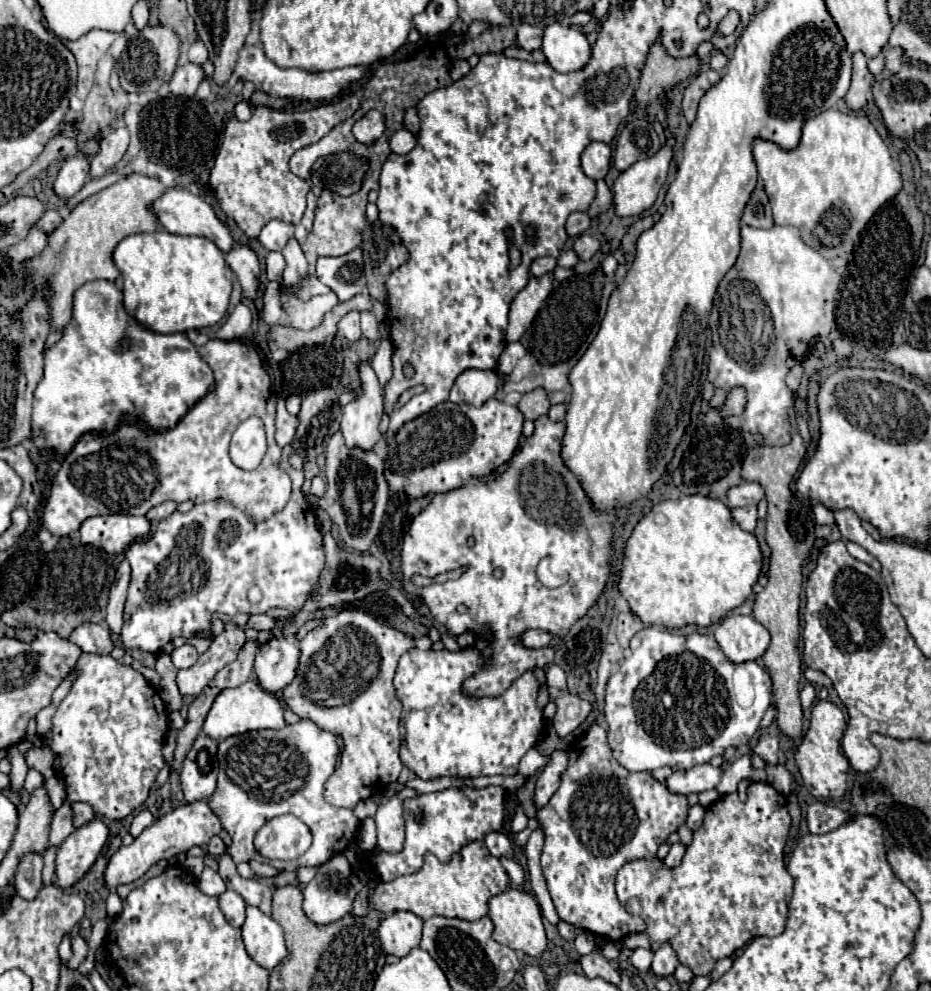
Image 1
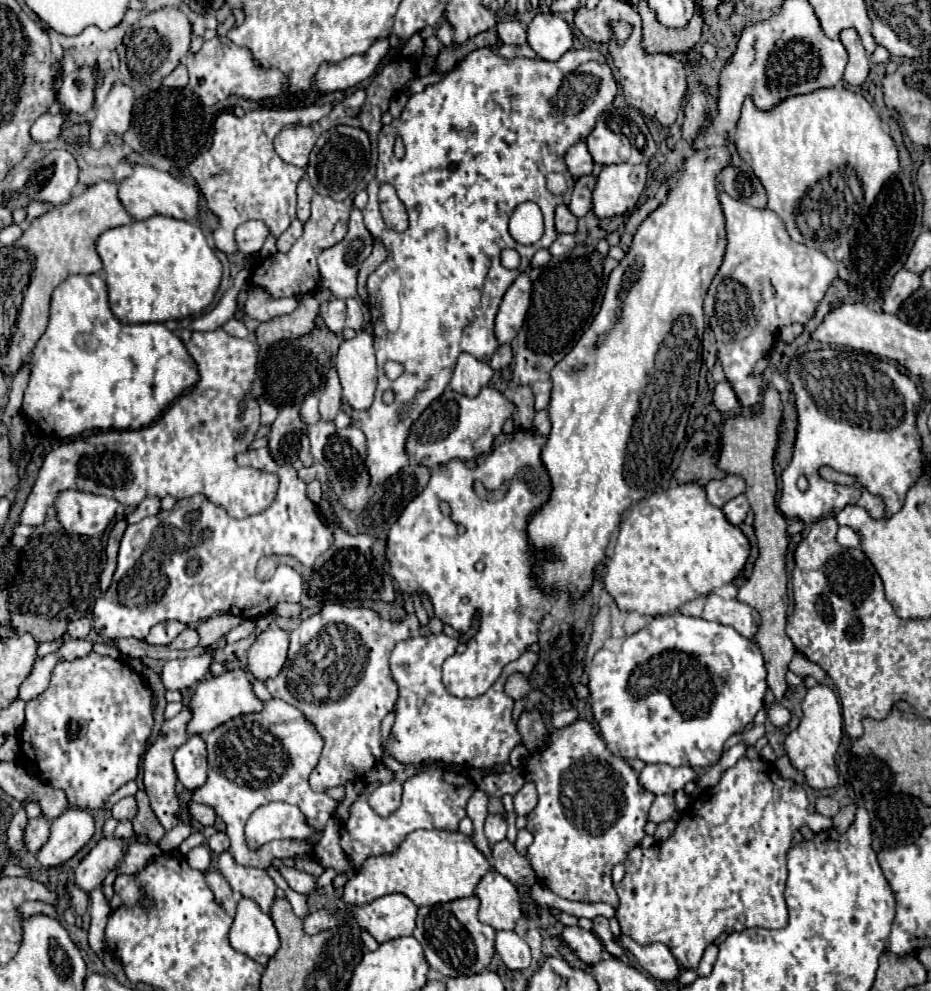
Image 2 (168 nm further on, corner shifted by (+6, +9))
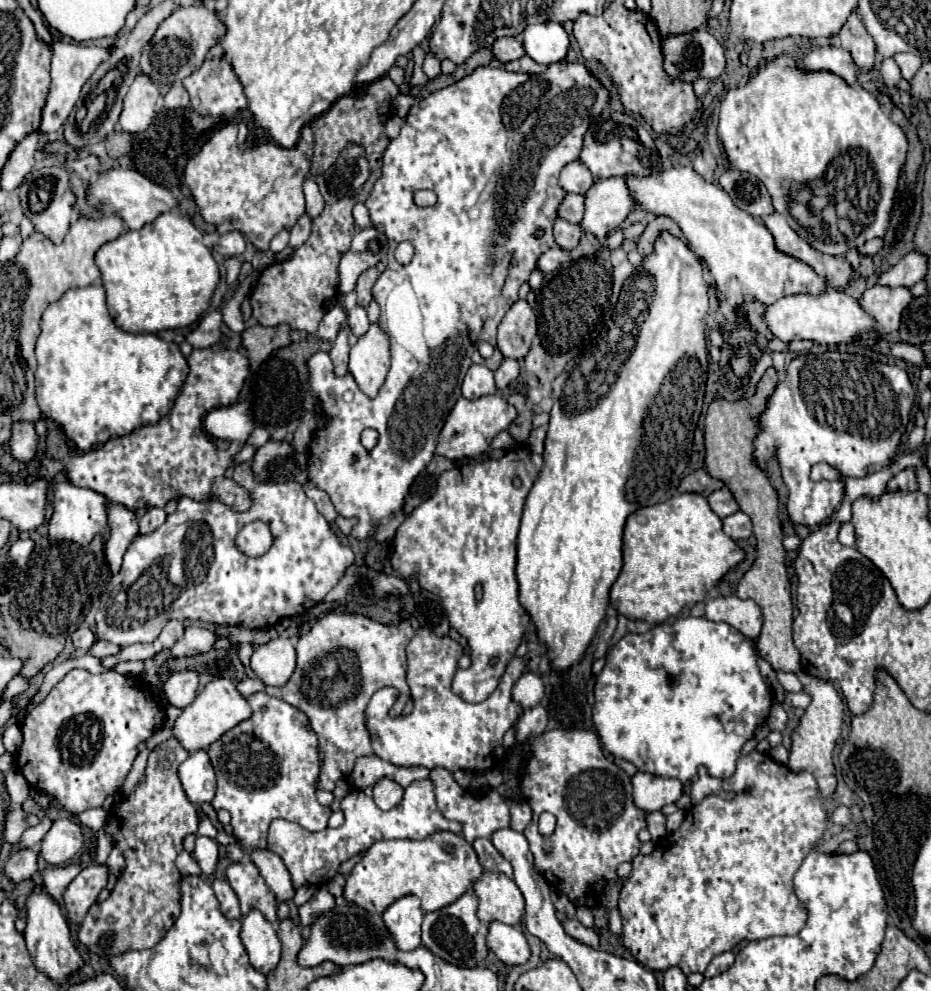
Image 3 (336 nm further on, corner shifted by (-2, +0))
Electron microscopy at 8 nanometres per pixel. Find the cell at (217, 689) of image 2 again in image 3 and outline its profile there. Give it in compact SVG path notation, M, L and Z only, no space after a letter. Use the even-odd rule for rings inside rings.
M216 678L212 682L208 682L196 696L196 700L192 704L188 704L182 714L176 718L176 724L172 728L174 738L180 740L180 744L188 750L188 752L196 752L196 750L206 750L212 742L216 742L224 732L228 732L230 728L234 728L236 724L240 724L242 720L250 718L252 710L246 702L246 698L236 690L234 682L230 682L228 678Z

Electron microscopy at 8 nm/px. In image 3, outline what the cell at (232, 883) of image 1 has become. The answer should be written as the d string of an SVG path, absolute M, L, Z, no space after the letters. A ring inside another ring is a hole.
M236 862L230 864L226 870L228 882L232 890L236 892L240 900L240 910L242 916L246 916L250 910L260 910L268 922L278 926L276 918L276 896L274 892L266 886L264 878L260 876L258 868L252 862Z

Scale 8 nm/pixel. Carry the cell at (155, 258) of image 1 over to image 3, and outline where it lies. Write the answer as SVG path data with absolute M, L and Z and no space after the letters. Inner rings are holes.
M162 212L152 224L106 242L96 252L96 266L102 272L110 316L126 332L190 326L210 306L220 280L218 264L204 246L204 234L194 228L188 216L178 212Z

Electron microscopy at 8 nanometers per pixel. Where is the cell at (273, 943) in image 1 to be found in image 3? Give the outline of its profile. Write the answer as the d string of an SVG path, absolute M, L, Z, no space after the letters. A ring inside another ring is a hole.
M252 910L242 918L240 936L254 970L268 974L276 968L276 964L280 962L280 940L272 924L258 910Z

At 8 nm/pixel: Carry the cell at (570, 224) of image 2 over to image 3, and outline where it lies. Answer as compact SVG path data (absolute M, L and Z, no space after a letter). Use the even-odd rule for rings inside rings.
M556 218L556 222L554 222L554 240L560 248L564 248L568 252L574 250L578 246L580 234L582 234L582 228L578 224L570 224L562 218Z

